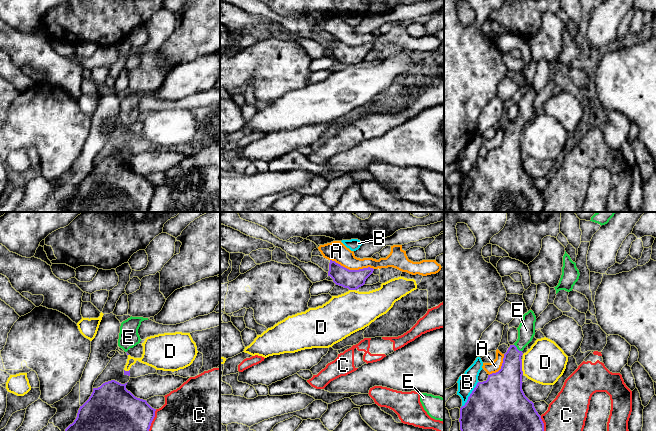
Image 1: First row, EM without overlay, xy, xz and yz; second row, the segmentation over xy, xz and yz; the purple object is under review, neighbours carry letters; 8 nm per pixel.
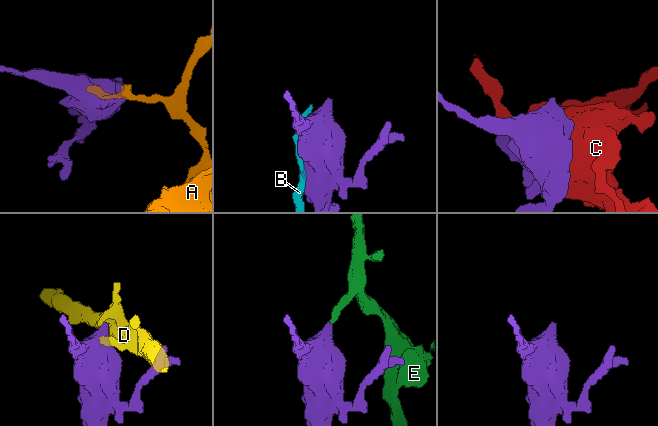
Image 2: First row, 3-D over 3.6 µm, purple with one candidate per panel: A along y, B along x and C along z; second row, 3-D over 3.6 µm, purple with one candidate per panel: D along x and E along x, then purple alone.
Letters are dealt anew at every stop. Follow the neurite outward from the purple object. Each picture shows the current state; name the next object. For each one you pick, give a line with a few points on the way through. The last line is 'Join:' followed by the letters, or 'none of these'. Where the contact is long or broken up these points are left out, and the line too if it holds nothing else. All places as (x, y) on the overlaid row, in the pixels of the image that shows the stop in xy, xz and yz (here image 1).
E: across yz (509, 378), (512, 357), (516, 348), (524, 339), (526, 330)
Join: E

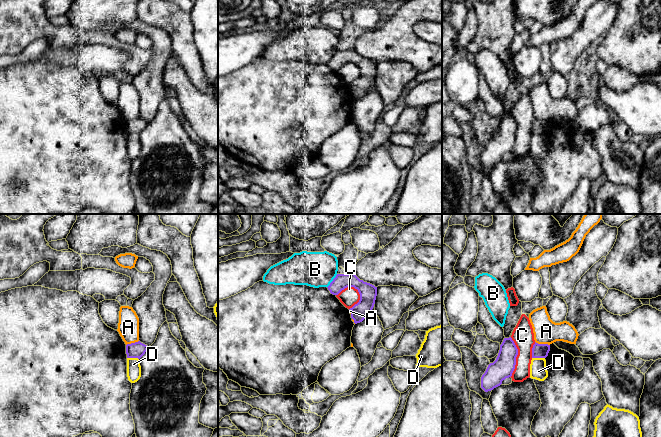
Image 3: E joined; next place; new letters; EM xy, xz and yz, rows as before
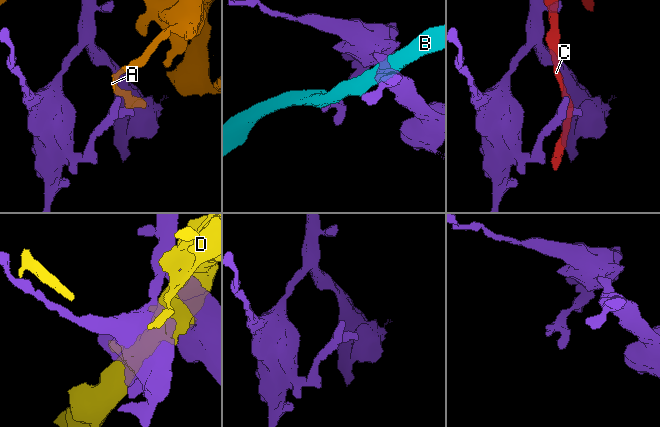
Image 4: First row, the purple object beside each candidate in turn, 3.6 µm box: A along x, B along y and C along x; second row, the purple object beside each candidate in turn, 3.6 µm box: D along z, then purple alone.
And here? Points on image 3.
Join: none of these

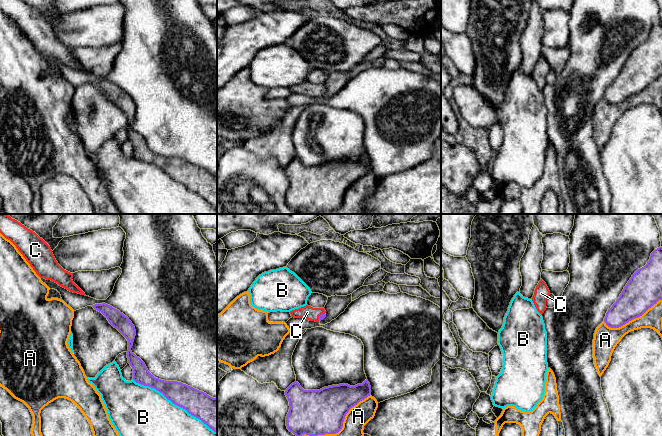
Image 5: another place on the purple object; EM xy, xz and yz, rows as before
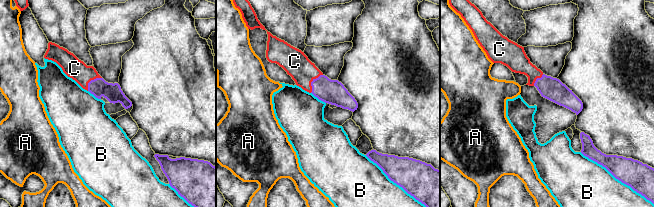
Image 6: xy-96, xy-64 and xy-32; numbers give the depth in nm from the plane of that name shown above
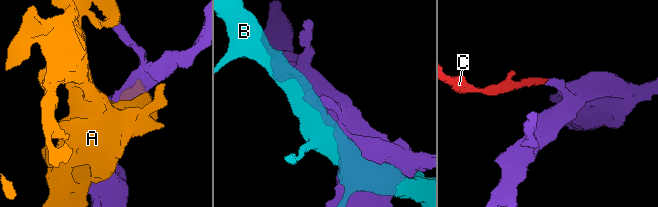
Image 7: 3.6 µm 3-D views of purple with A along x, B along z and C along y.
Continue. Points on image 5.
C: across xz (322, 316), (319, 316), (307, 312)
Join: C

